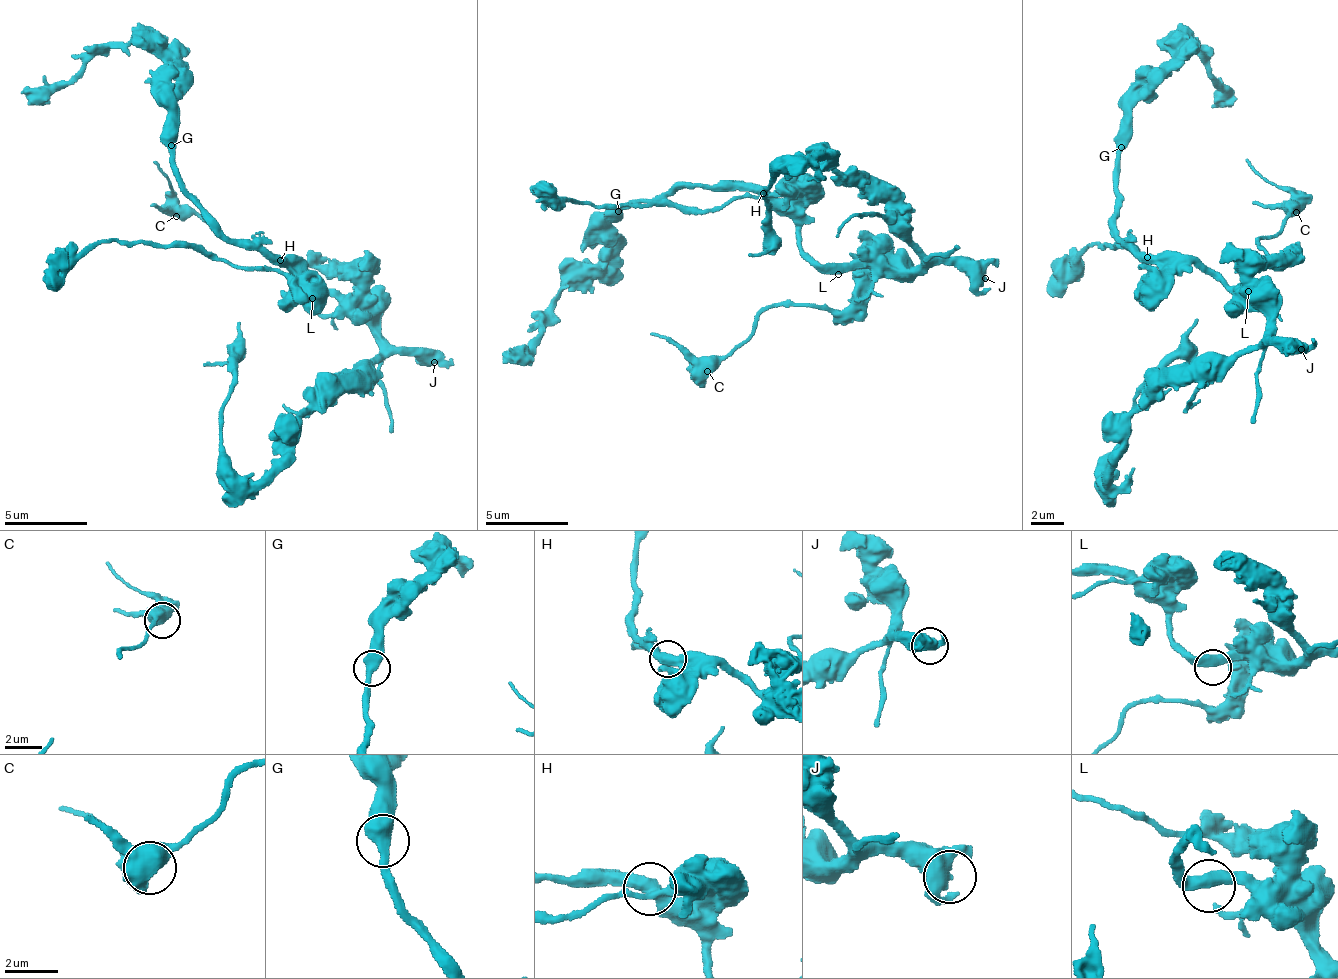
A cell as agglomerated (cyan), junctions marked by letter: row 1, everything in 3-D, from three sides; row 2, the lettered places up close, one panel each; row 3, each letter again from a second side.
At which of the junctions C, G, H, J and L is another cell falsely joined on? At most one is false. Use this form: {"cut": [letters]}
{"cut": []}

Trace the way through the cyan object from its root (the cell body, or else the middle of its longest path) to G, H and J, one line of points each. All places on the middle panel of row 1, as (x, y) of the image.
G: (836, 266), (821, 266), (801, 250), (798, 225), (753, 192), (677, 188), (617, 210)
H: (836, 266), (821, 266), (801, 250), (798, 225), (764, 191)
J: (836, 266), (905, 266), (910, 270), (927, 270), (937, 261), (964, 262), (985, 278)

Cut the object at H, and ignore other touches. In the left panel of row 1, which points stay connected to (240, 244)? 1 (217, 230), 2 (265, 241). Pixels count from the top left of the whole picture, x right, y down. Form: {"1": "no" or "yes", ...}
{"1": "yes", "2": "yes"}

